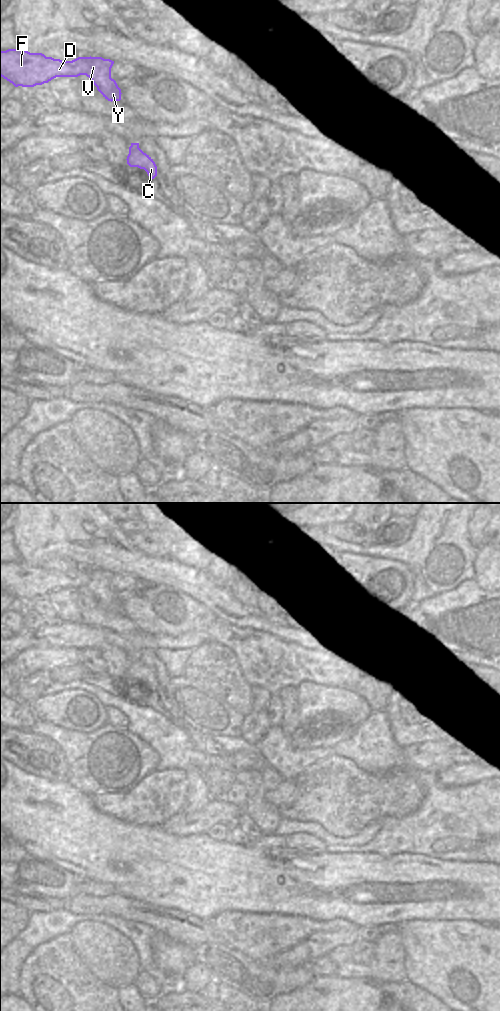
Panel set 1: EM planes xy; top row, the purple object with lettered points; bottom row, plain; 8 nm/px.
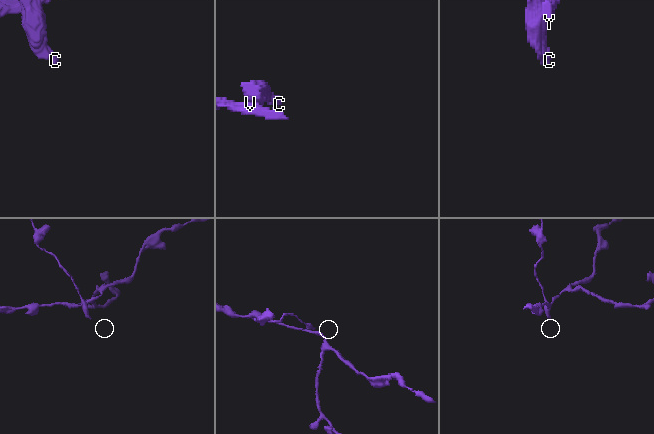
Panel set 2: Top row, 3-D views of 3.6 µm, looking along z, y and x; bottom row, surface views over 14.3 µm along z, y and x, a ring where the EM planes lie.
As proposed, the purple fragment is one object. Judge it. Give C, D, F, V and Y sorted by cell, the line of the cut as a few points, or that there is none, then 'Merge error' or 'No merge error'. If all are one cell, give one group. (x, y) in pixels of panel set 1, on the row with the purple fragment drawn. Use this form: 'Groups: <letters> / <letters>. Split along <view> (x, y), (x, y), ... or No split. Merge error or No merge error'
Groups: C / D F V Y. Split along xy (97, 87), (100, 92). Merge error

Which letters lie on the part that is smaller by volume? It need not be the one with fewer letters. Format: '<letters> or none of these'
C

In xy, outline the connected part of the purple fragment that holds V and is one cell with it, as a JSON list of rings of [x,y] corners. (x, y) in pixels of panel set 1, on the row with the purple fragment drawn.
[[[24,49],[0,51],[0,76],[15,87],[34,87],[56,77],[86,75],[108,101],[120,101],[121,89],[111,78],[114,61],[102,57],[78,57],[62,61]]]

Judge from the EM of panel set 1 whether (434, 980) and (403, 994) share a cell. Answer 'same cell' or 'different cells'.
different cells

